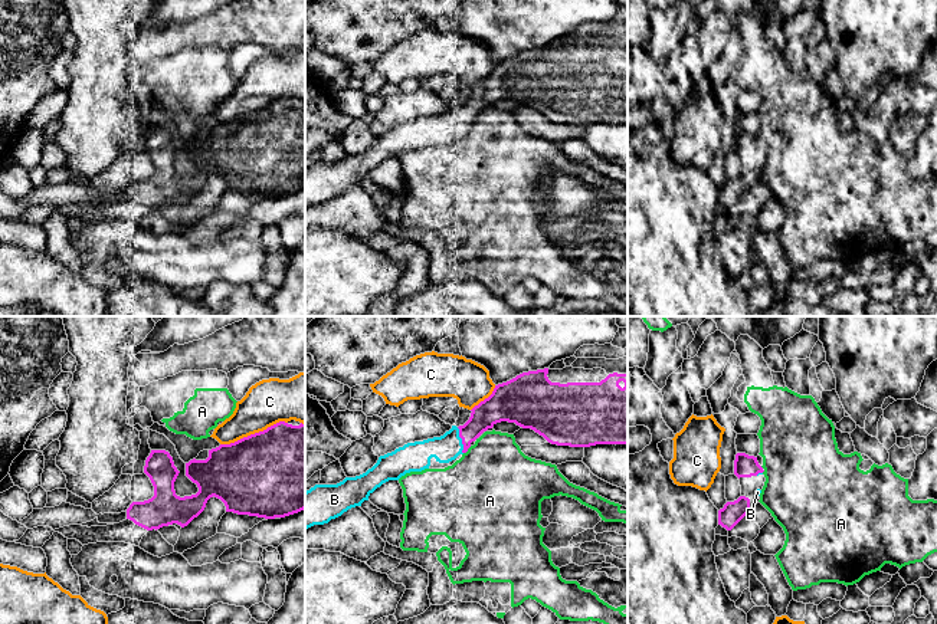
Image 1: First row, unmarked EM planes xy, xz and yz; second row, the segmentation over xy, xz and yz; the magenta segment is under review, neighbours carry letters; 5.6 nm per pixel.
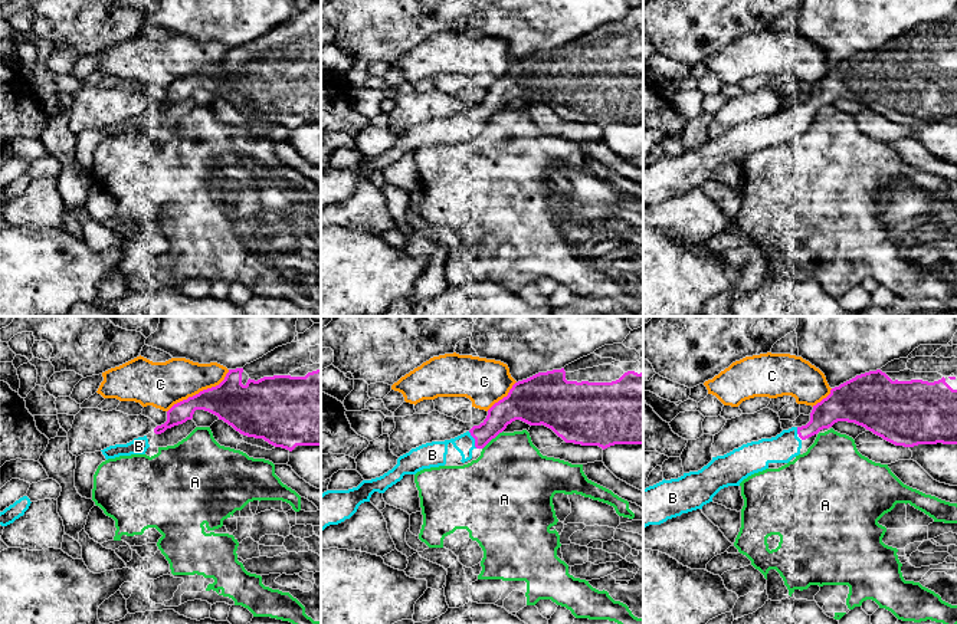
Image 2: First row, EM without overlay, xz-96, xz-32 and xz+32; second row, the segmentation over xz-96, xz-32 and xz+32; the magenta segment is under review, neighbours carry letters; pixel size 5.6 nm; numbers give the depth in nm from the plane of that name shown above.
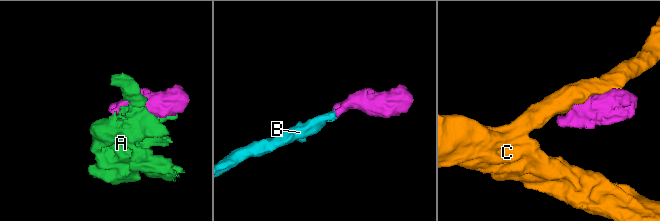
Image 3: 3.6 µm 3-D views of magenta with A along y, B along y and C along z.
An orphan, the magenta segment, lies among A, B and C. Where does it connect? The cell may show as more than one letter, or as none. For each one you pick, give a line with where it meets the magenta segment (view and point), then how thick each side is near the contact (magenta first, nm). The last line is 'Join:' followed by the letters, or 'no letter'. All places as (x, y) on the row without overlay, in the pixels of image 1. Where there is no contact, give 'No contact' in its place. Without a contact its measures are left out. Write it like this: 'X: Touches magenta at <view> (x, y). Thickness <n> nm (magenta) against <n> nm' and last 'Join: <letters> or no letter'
B: Touches magenta at xz (462, 118). Thickness 150 nm (magenta) against 150 nm
Join: B

